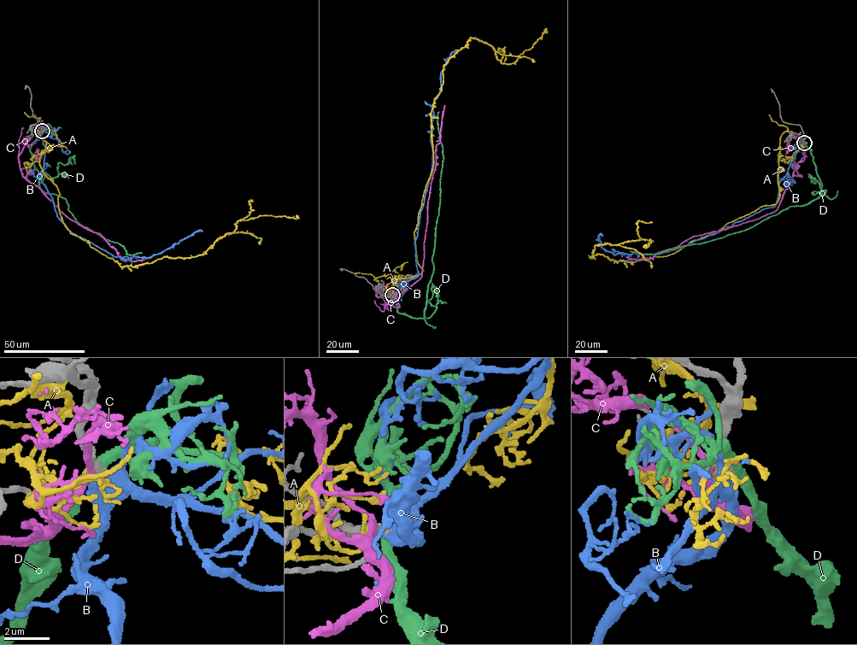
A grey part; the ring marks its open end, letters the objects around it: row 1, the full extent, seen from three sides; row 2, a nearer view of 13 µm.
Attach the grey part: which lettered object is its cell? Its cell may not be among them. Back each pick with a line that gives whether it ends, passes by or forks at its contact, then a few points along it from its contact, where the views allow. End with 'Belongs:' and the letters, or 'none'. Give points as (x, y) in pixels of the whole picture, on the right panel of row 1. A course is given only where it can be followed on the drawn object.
B: it ends there; it runs (804, 143), (778, 184), (775, 206), (713, 234), (654, 254), (614, 255), (602, 249), (599, 235), (602, 236)
Belongs: B

